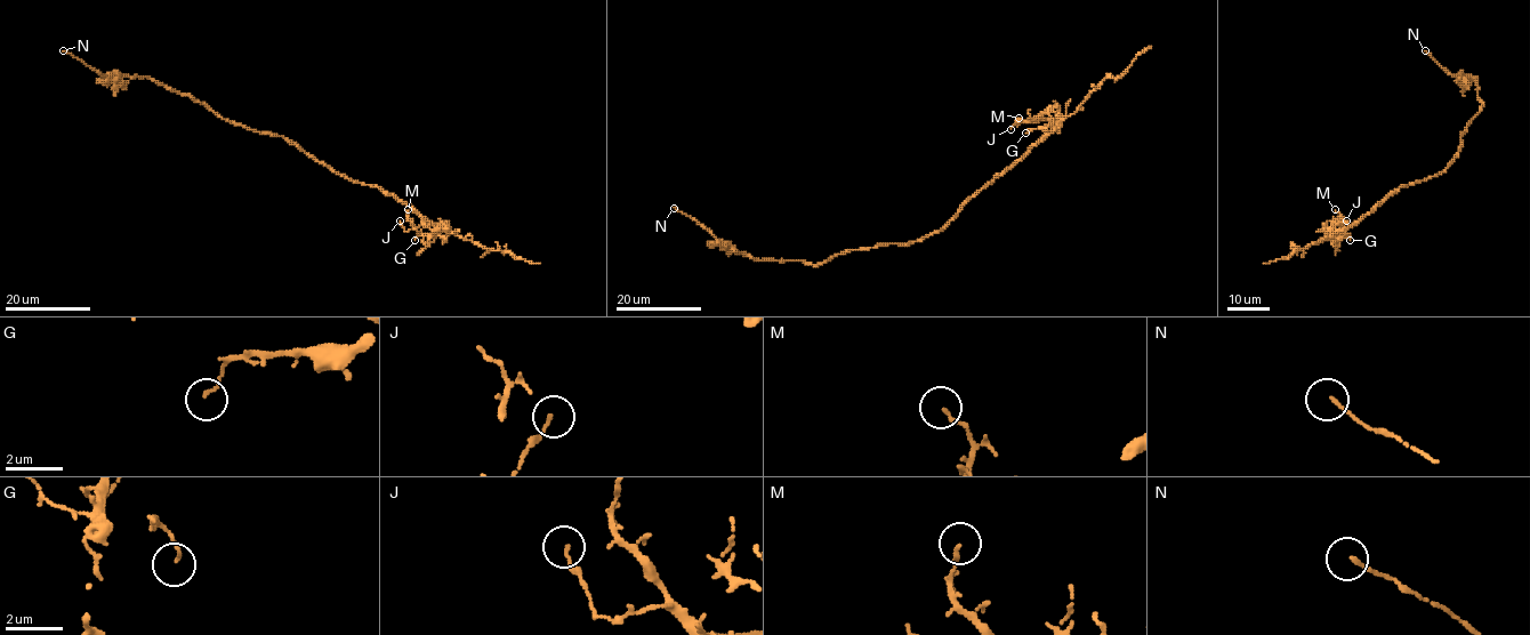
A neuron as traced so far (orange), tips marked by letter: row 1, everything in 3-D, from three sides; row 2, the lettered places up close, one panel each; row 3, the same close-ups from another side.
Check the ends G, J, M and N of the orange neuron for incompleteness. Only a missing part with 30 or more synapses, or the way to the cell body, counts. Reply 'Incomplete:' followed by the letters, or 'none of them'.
Incomplete: none of them

